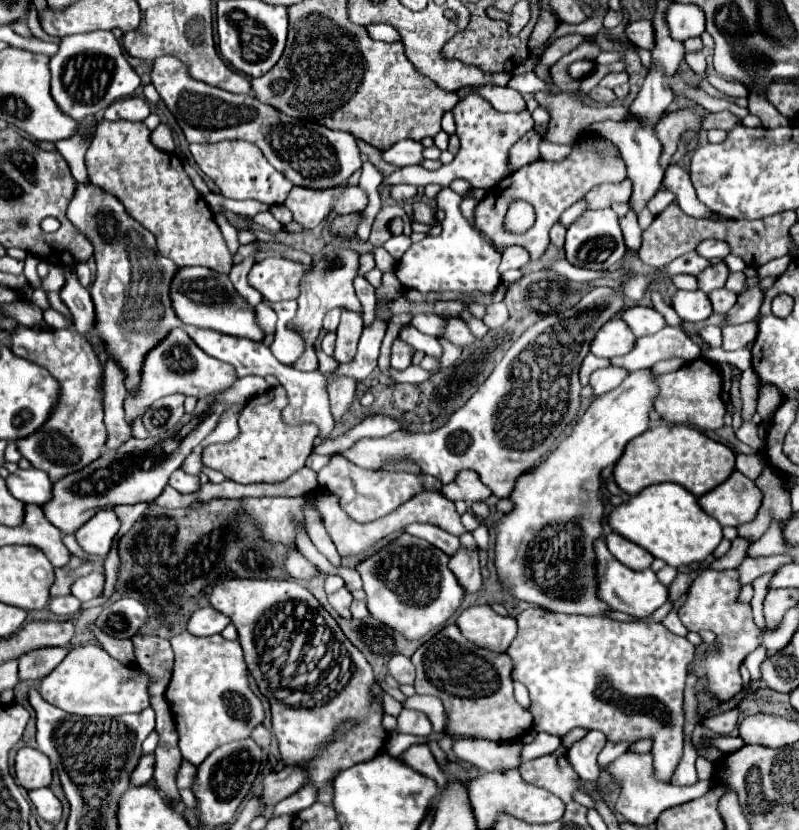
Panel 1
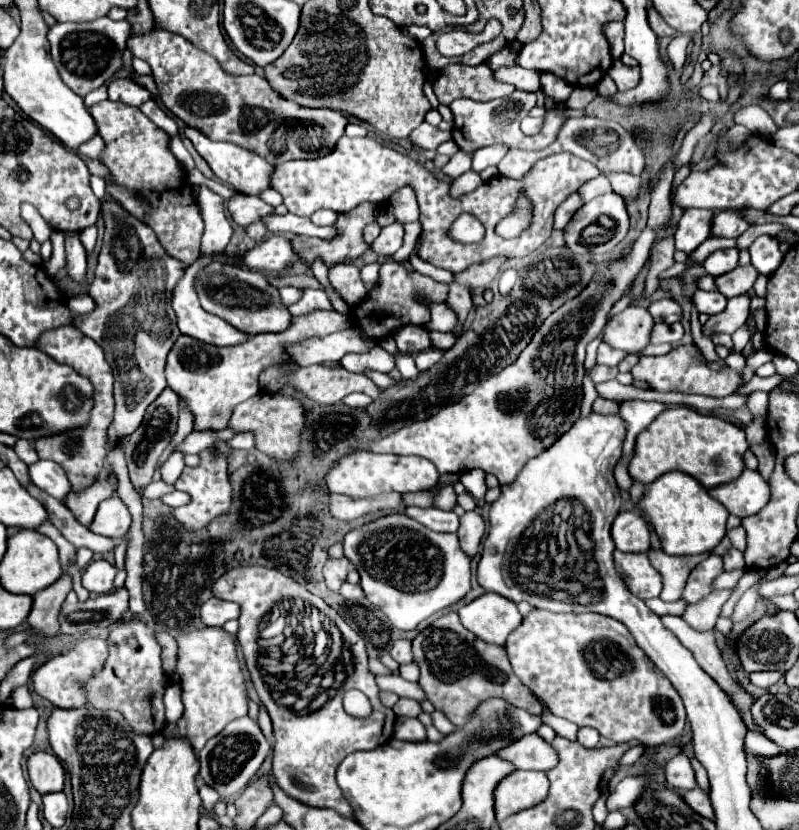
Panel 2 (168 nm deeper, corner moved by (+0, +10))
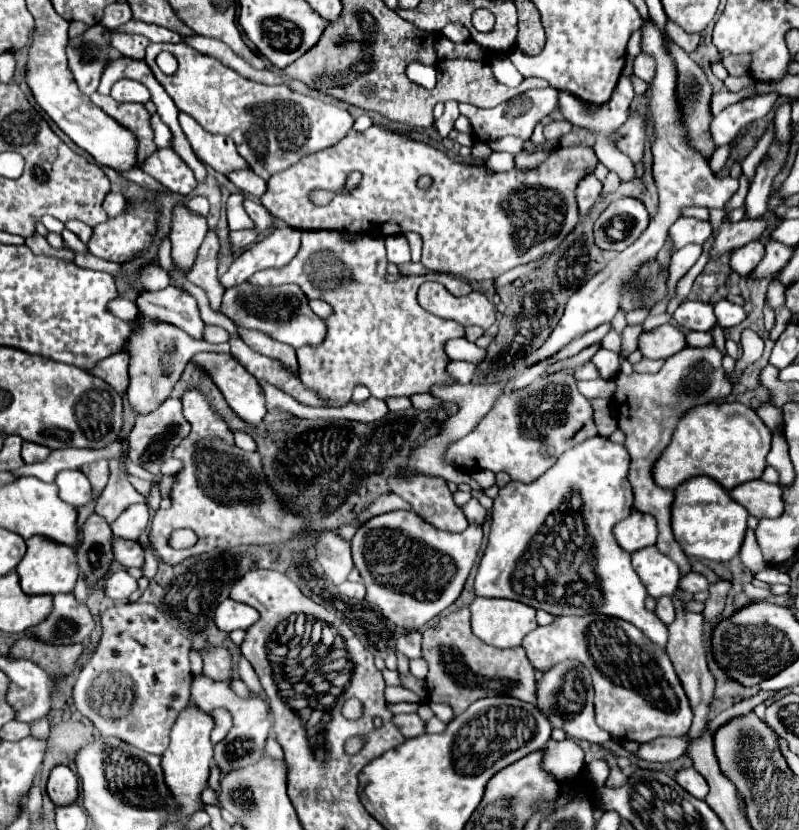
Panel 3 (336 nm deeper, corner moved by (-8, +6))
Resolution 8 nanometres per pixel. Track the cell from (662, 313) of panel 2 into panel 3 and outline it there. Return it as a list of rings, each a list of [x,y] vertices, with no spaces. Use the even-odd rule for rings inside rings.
[[[684,300],[674,312],[674,322],[684,330],[712,330],[718,320],[714,316],[714,306],[710,302]]]

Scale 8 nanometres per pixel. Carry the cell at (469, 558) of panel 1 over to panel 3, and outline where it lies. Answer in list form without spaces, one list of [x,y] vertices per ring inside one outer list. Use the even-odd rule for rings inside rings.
[[[470,498],[470,502],[466,502],[462,506],[462,512],[466,516],[466,520],[470,524],[484,524],[484,516],[486,516],[486,510],[480,506],[480,502],[476,498]]]

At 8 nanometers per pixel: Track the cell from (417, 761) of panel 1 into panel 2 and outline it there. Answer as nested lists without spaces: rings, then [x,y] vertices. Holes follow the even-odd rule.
[[[398,718],[394,724],[394,738],[406,742],[424,742],[426,728],[416,718]]]

